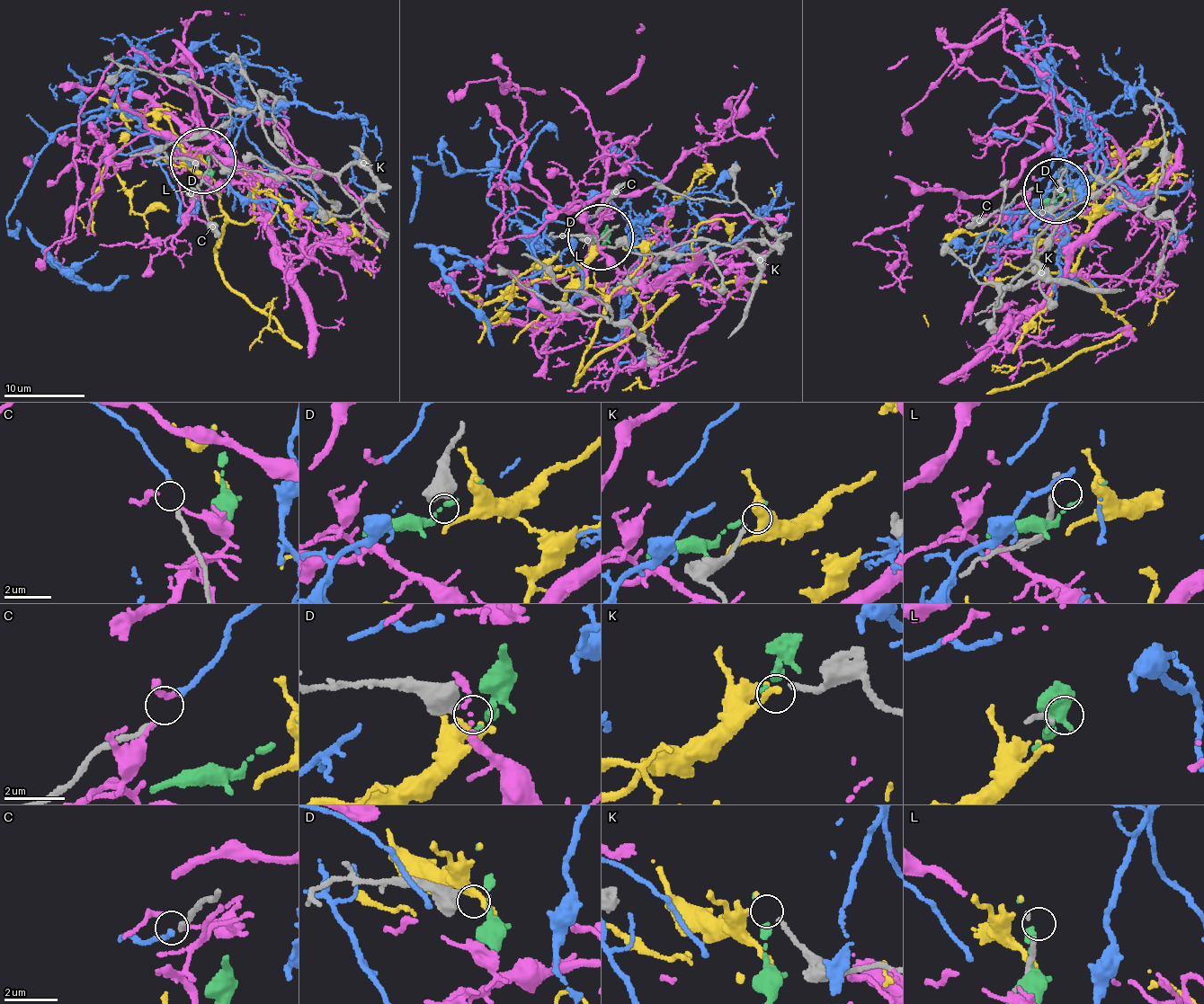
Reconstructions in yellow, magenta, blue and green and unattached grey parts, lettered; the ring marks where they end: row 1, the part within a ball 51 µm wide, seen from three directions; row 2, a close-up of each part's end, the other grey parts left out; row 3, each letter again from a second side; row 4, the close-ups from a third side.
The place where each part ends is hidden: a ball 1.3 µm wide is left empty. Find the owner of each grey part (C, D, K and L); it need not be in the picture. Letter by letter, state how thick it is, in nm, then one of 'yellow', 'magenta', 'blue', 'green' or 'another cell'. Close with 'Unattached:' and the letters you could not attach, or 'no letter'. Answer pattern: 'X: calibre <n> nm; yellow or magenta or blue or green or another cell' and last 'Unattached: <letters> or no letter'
C: calibre 160 nm; blue
D: calibre 700 nm; another cell
K: calibre 170 nm; another cell
L: calibre 100 nm; another cell
Unattached: D, K, L

